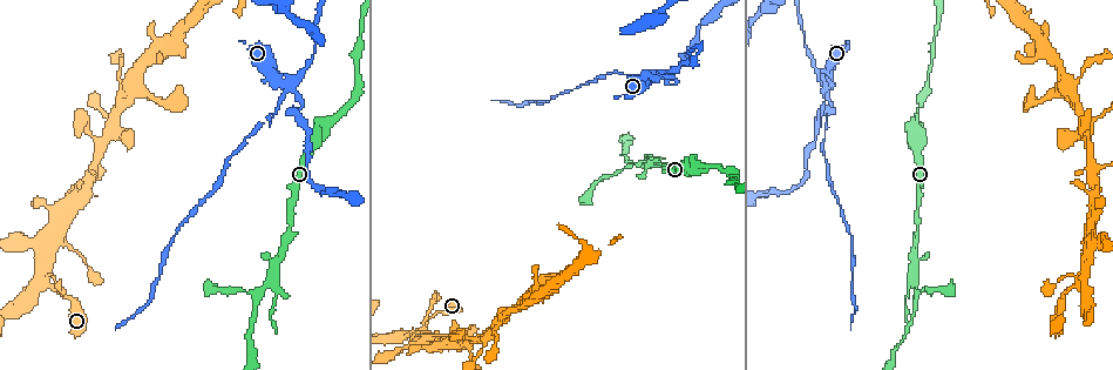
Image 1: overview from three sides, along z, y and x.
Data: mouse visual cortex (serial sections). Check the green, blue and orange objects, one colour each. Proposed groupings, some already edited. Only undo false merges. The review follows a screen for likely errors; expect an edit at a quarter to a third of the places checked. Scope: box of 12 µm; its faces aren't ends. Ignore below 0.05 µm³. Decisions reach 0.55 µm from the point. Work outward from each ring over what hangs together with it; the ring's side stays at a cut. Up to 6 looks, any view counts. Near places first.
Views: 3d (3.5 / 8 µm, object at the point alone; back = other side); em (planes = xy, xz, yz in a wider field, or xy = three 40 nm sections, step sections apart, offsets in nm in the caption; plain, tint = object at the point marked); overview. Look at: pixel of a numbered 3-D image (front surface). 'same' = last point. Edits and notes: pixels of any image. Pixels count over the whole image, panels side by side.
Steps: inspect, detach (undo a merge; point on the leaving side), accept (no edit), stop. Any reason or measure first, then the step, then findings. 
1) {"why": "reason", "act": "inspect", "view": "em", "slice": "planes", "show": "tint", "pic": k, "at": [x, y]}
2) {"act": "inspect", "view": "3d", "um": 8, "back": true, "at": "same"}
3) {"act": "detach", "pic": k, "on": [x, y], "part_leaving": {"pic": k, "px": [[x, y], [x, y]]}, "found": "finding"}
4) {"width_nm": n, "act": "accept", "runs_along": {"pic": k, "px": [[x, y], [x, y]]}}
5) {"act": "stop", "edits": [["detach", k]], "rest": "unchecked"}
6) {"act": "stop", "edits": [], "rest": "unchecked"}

{"why": "sudden change in width", "act": "inspect", "view": "3d", "um": 8, "pic": 1, "at": [1081, 276]}

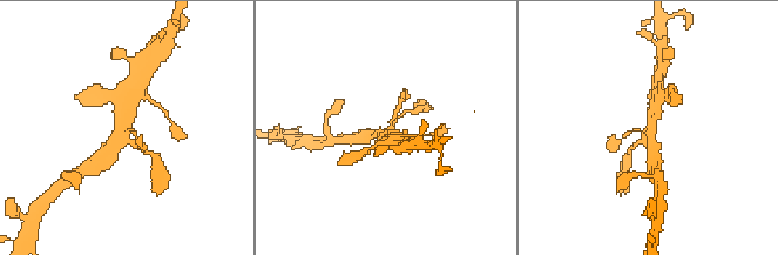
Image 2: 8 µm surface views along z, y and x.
{"act": "inspect", "view": "3d", "um": 3.5, "pic": 2, "at": [388, 130]}

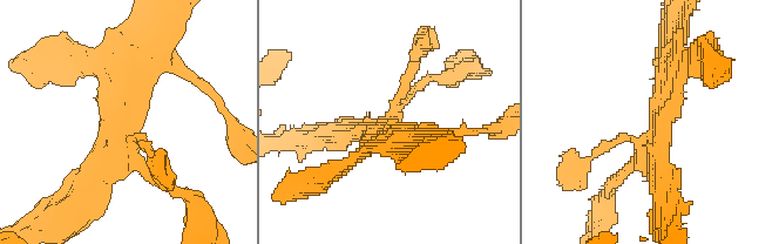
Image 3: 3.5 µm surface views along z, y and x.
{"why": "now the EM", "act": "inspect", "view": "em", "slice": "planes", "show": "tint", "pic": 3, "at": [649, 141]}

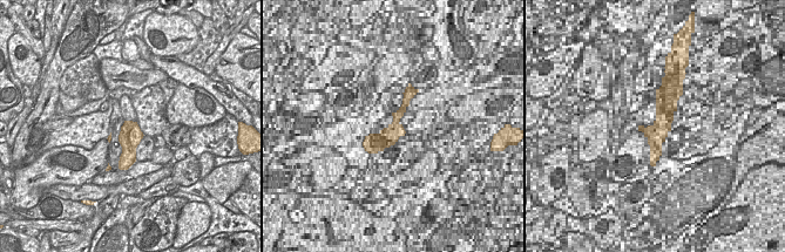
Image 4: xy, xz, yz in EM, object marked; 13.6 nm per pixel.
{"act": "accept", "found": "all the same cell"}

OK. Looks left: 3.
{"why": "a narrow waist", "act": "inspect", "view": "3d", "um": 3.5, "pic": 1, "at": [260, 292]}

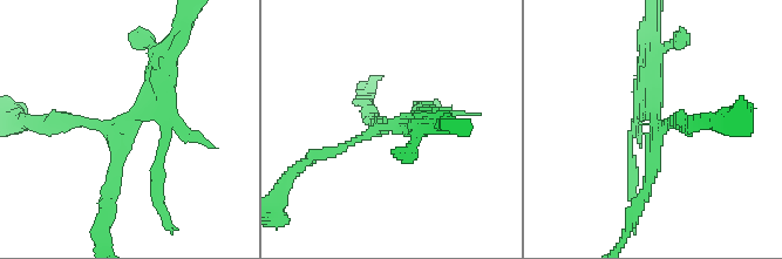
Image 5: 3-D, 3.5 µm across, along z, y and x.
{"arms": 3, "arm_widths_nm": [150, 200, 300], "act": "inspect", "view": "em", "slice": "xy", "step": 1, "show": "tint", "pic": 5, "at": [652, 122]}

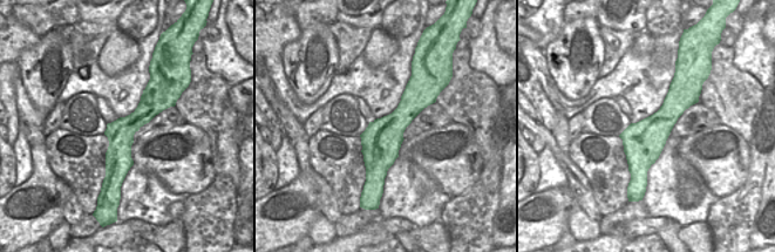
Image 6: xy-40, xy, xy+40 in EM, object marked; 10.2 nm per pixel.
{"act": "accept", "runs_along": {"pic": 6, "px": [[150, 87], [116, 179]]}, "found": "all the same cell"}

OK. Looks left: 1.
{"act": "stop", "edits": [], "rest": "unchecked"}

